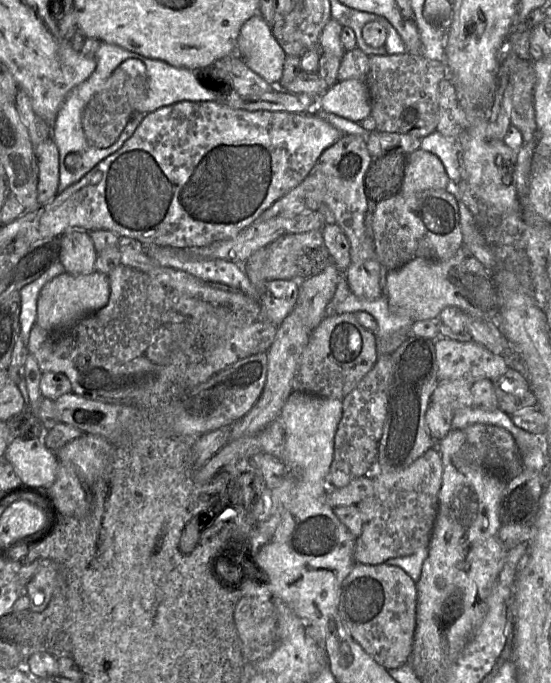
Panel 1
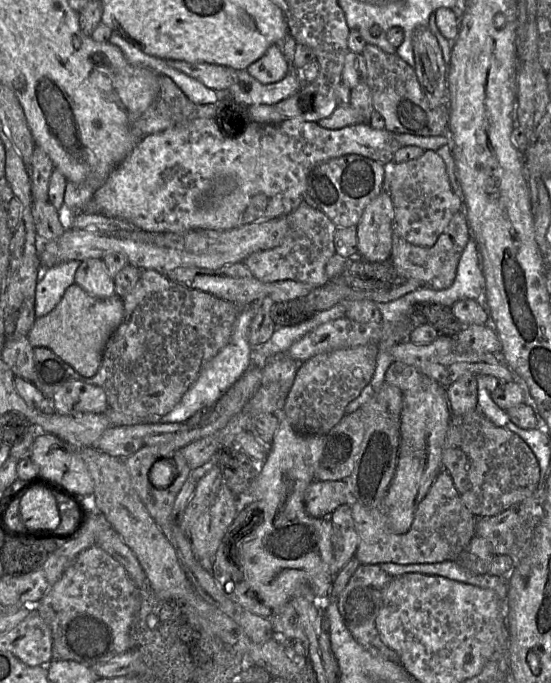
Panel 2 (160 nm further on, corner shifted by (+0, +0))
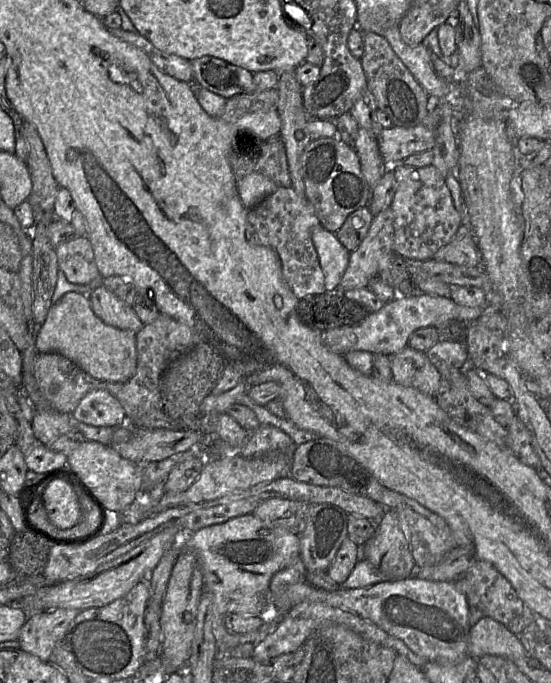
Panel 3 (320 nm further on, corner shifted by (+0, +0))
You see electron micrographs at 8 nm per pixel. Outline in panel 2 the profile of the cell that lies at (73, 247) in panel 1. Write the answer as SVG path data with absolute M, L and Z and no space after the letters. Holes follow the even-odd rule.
M101 259L81 261L74 279L74 284L94 297L106 299L116 294L114 280Z

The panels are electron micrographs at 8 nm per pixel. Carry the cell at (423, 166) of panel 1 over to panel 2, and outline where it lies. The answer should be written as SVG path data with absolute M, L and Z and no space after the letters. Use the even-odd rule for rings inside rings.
M425 150L423 154L407 162L389 162L384 166L385 189L391 198L393 207L392 231L407 242L430 247L449 224L455 213L461 210L461 201L451 189L446 168L441 157L435 151Z

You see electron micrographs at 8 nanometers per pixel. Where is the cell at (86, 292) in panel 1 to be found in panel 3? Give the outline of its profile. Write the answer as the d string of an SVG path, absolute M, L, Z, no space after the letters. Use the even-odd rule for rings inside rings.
M69 292L53 304L35 337L40 353L56 352L76 364L93 378L126 382L136 372L136 334L105 324L93 312L87 296Z

